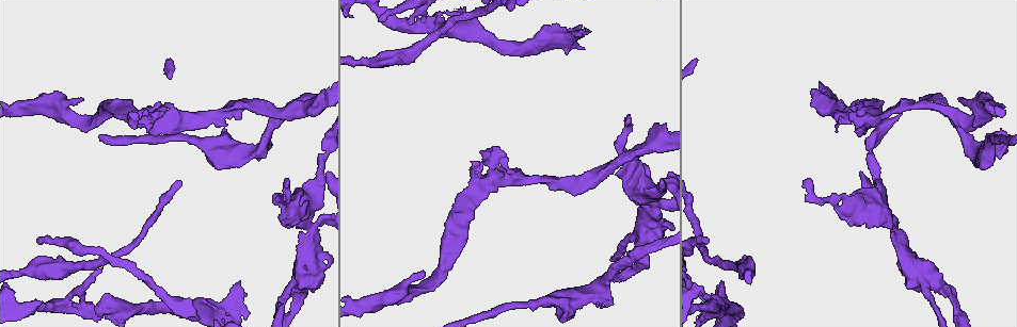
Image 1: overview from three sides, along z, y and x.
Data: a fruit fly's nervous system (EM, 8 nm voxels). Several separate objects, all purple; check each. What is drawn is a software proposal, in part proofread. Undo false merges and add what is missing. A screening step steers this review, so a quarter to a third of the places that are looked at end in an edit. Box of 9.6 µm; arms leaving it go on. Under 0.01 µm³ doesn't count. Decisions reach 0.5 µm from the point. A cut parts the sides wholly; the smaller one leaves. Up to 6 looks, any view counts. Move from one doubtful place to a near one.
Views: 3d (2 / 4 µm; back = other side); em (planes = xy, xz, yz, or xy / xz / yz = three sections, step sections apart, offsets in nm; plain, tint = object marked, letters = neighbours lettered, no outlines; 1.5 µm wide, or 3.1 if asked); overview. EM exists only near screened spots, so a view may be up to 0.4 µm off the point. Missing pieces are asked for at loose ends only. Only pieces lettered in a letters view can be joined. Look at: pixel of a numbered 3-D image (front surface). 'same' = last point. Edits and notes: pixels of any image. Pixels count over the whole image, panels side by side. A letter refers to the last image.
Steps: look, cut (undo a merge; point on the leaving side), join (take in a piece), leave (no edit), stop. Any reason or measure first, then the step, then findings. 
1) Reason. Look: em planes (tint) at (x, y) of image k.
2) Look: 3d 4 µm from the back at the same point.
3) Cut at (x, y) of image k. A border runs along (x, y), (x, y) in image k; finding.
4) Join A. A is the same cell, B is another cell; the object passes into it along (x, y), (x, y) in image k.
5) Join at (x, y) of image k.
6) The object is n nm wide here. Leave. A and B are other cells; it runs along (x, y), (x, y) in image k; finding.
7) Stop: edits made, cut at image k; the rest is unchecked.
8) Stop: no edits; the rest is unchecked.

Branch point. Look: 3d 2 µm at (911, 103) of image 1.

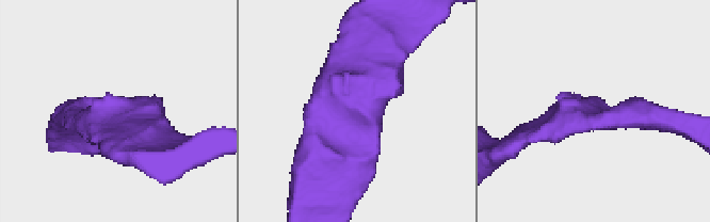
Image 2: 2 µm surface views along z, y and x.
Look: em planes (letters) at (597, 116) of image 2.

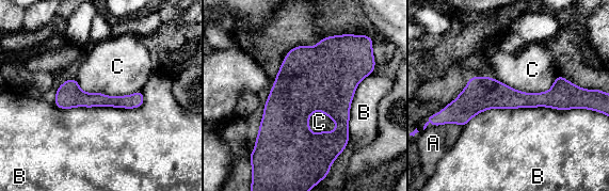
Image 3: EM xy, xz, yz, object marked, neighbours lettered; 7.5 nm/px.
The object is 220 nm wide here. Leave. A, B and C are other cells; it runs along (574, 91), (447, 108) in image 3; all the same neuron.

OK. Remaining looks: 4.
Free end. Look: 3d 4 µm from the back at (271, 142) of image 1.

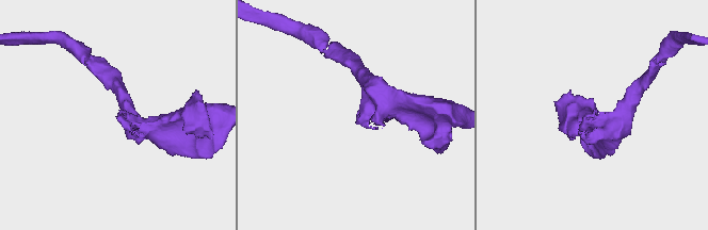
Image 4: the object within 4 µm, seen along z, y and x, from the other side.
Look: em xz step 8 (tint) at (356, 120) of image 4.

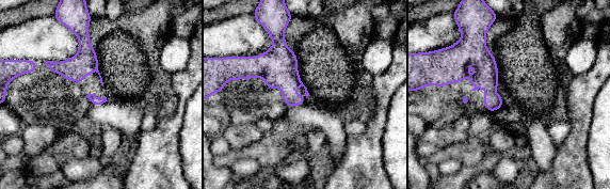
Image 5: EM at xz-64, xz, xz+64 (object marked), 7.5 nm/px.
What lies round it. Look: em xz step 8 (letters) at the same point.

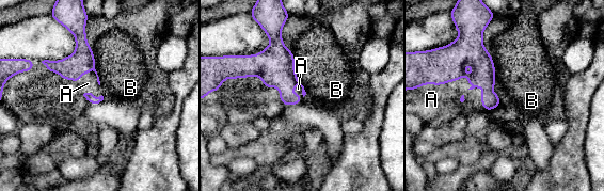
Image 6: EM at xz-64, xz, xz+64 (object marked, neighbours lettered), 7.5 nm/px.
Join A. A is the same cell, B is another cell; the object passes into it along (445, 64), (467, 79), (440, 97) in image 6; the neuron continues.

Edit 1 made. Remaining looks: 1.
An open end. Look: em planes (letters) at (590, 31) of image 1.

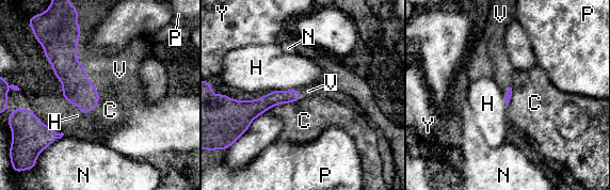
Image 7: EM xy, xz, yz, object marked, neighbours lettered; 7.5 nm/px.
Join V. V is the same cell, C, H, N, P and Y are other cells; the object passes into it along (59, 34), (78, 61), (108, 73) in image 7; the neuron continues.

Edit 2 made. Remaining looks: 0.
Stop: edits made, join at image 6, join at image 7; the rest is unchecked.

